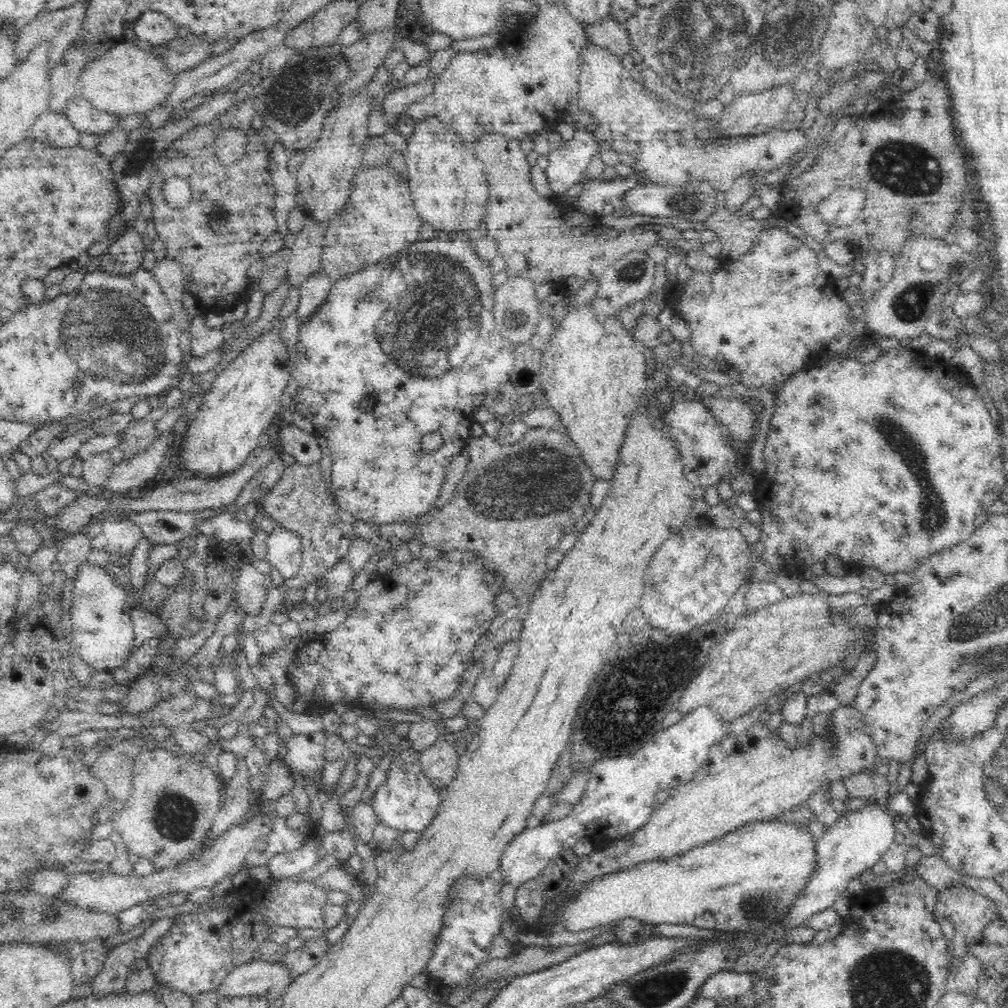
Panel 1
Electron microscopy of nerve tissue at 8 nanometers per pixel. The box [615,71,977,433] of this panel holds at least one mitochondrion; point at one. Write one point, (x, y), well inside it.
(912, 171)

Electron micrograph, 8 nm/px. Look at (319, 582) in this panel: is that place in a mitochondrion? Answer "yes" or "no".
no

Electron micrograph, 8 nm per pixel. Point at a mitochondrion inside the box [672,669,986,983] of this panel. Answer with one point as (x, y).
(754, 906)

